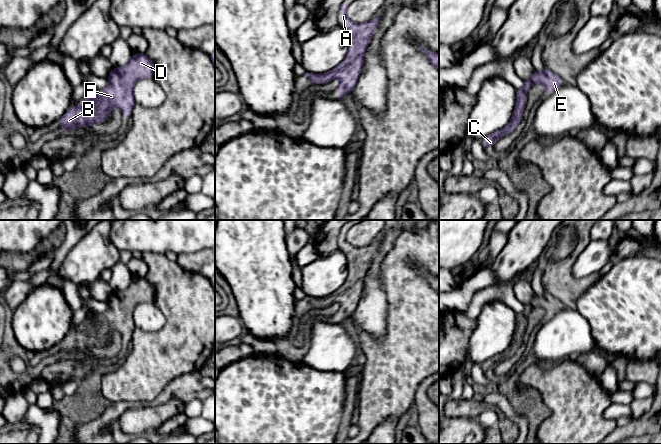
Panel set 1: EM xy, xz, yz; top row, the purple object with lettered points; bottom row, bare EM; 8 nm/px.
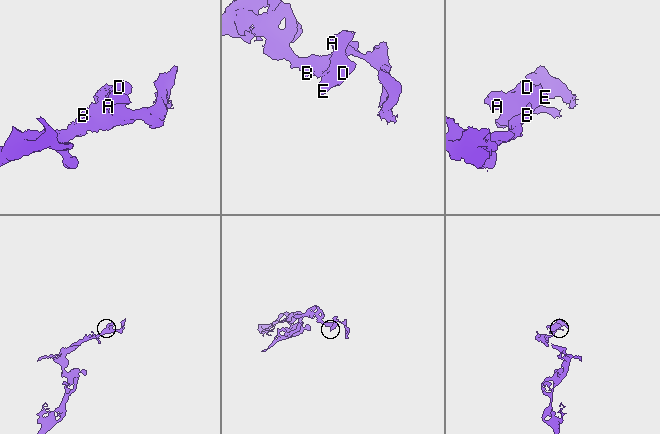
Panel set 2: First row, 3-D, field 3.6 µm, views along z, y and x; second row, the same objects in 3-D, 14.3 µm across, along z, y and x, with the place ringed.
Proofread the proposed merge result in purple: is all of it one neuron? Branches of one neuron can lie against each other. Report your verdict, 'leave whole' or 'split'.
leave whole

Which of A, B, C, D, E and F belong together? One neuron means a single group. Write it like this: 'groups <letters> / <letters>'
groups A B C D E F

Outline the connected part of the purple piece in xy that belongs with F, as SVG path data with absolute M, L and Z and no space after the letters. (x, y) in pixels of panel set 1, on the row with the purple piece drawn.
M135 53L123 67L111 69L108 85L101 89L98 96L86 95L81 106L69 109L59 119L59 128L68 131L84 126L105 122L115 107L123 111L125 120L131 118L135 106L133 89L139 79L153 78L155 64L145 53Z

